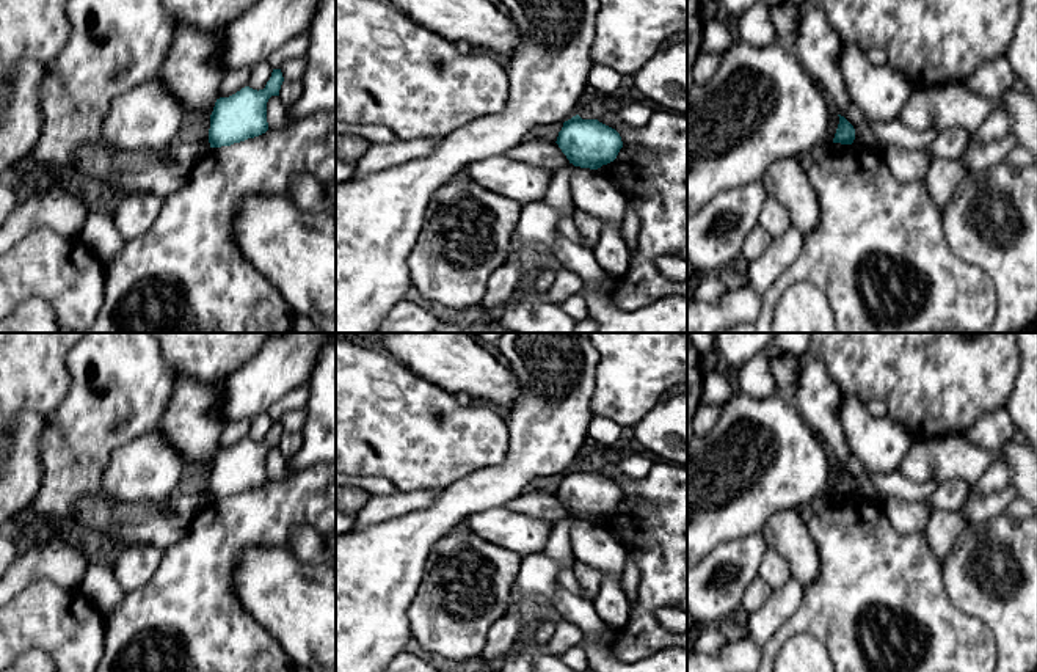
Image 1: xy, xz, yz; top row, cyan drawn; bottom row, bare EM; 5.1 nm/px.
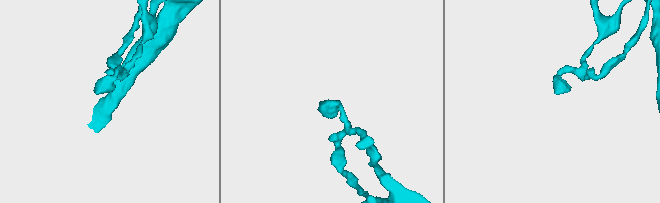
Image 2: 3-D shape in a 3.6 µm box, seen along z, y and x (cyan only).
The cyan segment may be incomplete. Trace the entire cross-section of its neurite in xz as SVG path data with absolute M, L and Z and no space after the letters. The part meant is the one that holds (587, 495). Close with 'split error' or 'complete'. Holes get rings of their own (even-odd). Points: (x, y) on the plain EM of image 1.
M579 466L563 474L555 495L569 515L590 521L613 513L623 499L615 480L598 471L582 471Z | complete

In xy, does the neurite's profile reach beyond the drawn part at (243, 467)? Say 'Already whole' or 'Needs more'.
Already whole

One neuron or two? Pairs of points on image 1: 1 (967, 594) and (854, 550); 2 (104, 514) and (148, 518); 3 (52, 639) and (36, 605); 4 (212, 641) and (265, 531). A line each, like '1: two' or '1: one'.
1: two
2: one
3: one
4: one

